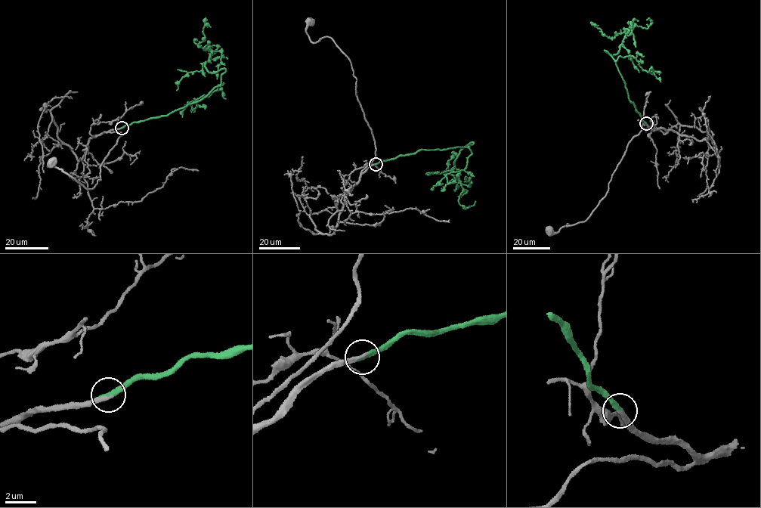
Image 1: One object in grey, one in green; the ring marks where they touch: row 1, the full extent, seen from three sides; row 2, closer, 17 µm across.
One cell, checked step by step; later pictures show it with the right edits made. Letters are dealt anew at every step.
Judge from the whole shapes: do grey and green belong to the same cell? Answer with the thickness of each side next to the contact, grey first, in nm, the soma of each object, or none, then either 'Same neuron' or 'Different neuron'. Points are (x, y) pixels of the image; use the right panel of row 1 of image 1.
Thickness 280 nm (grey) against 340 nm. Soma of grey: (549, 230). Soma of green: none. Same neuron

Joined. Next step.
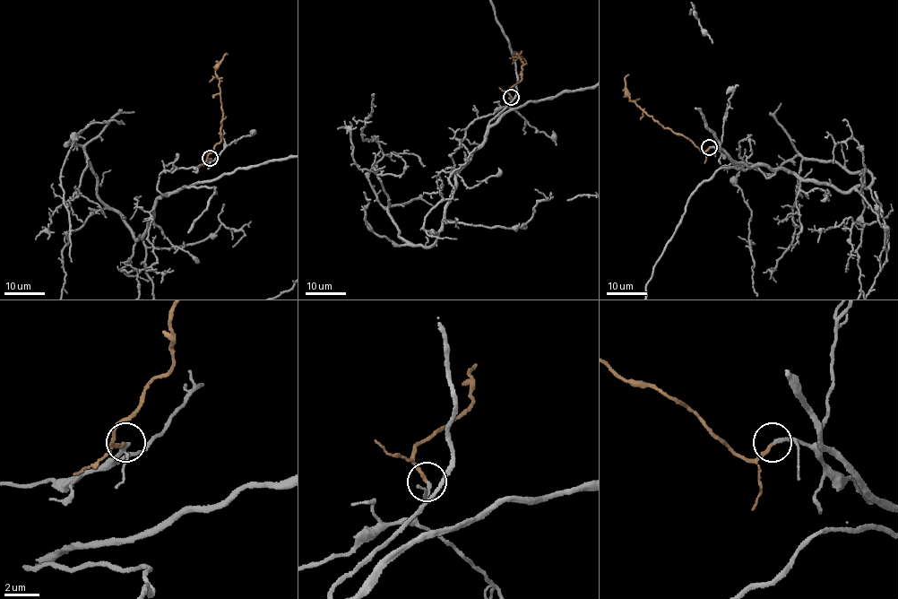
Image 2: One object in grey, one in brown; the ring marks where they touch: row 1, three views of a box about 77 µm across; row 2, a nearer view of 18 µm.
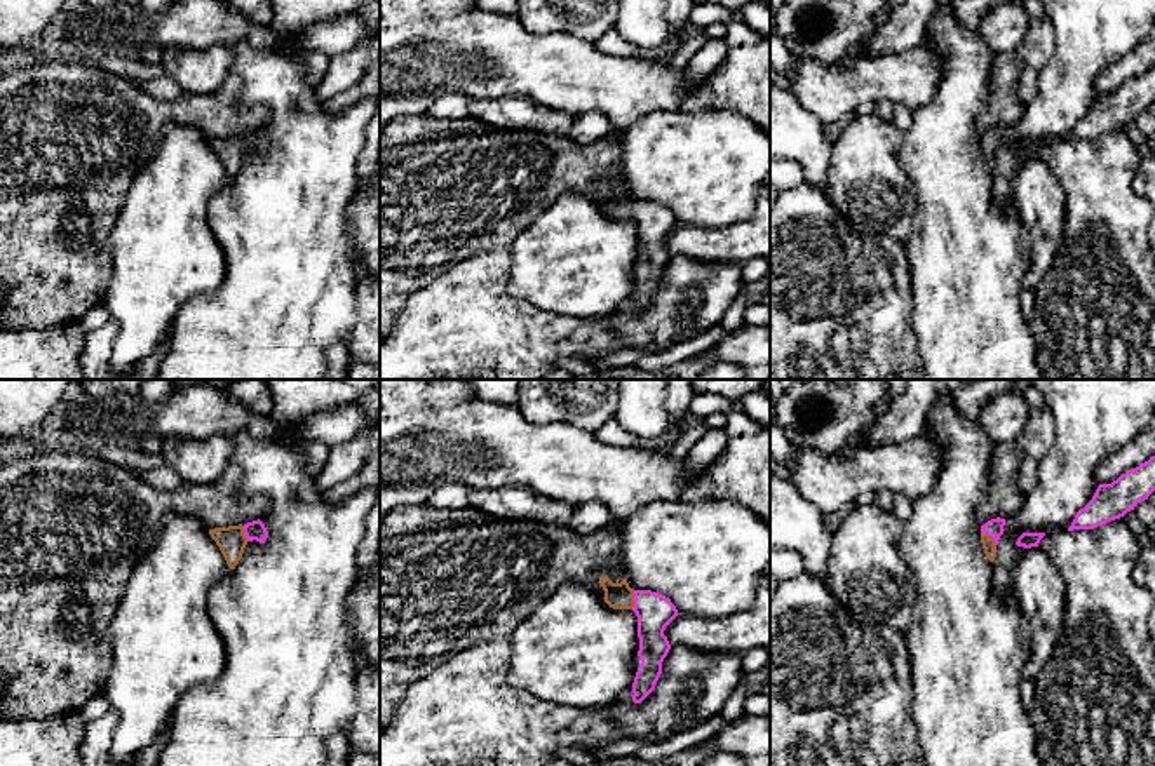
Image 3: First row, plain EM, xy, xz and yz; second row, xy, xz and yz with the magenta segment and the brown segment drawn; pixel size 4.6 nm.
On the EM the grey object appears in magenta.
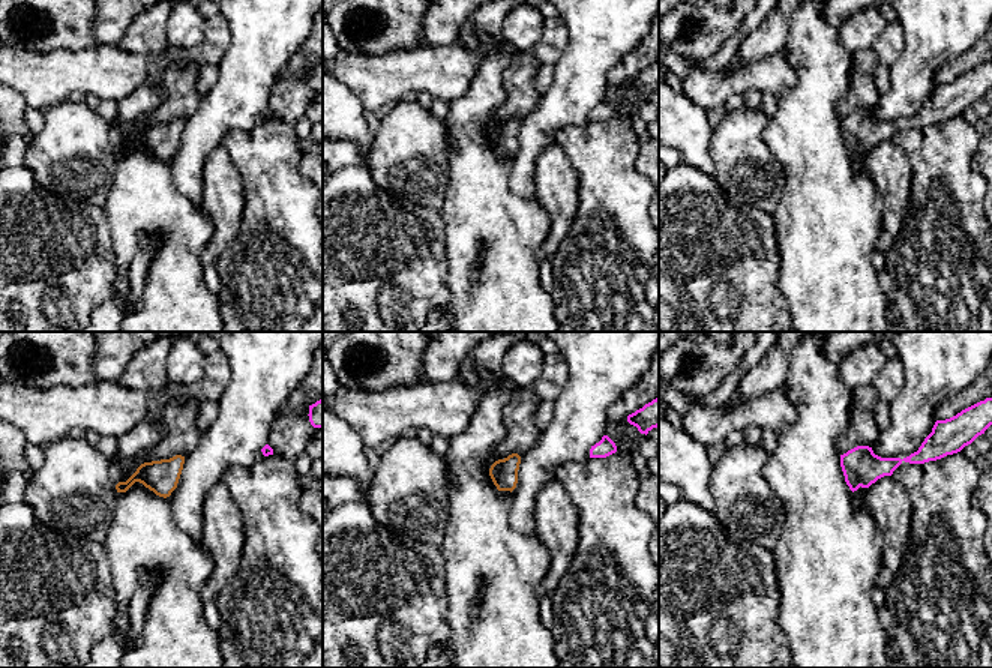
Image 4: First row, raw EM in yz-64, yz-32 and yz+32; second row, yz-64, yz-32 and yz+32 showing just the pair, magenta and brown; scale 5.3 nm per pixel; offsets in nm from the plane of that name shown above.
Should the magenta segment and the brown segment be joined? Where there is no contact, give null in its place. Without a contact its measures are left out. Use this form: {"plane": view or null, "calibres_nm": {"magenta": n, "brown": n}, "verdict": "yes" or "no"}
{"plane": "yz", "calibres_nm": {"magenta": 80, "brown": 60}, "verdict": "yes"}

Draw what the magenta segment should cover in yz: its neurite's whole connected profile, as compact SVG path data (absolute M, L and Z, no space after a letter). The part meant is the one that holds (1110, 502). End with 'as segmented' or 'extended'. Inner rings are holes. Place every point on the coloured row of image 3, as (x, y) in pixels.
M1155 456L1122 474L1111 484L1099 484L1092 500L1077 512L1068 531L1094 529L1127 512L1155 491Z | as segmented

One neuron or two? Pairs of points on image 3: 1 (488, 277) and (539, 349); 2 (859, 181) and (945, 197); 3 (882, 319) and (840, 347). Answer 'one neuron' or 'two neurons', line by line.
1: one neuron
2: two neurons
3: one neuron

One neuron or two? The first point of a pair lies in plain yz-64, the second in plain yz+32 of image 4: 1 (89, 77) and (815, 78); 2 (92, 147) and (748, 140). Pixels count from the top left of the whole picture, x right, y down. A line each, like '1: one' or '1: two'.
1: two
2: one

